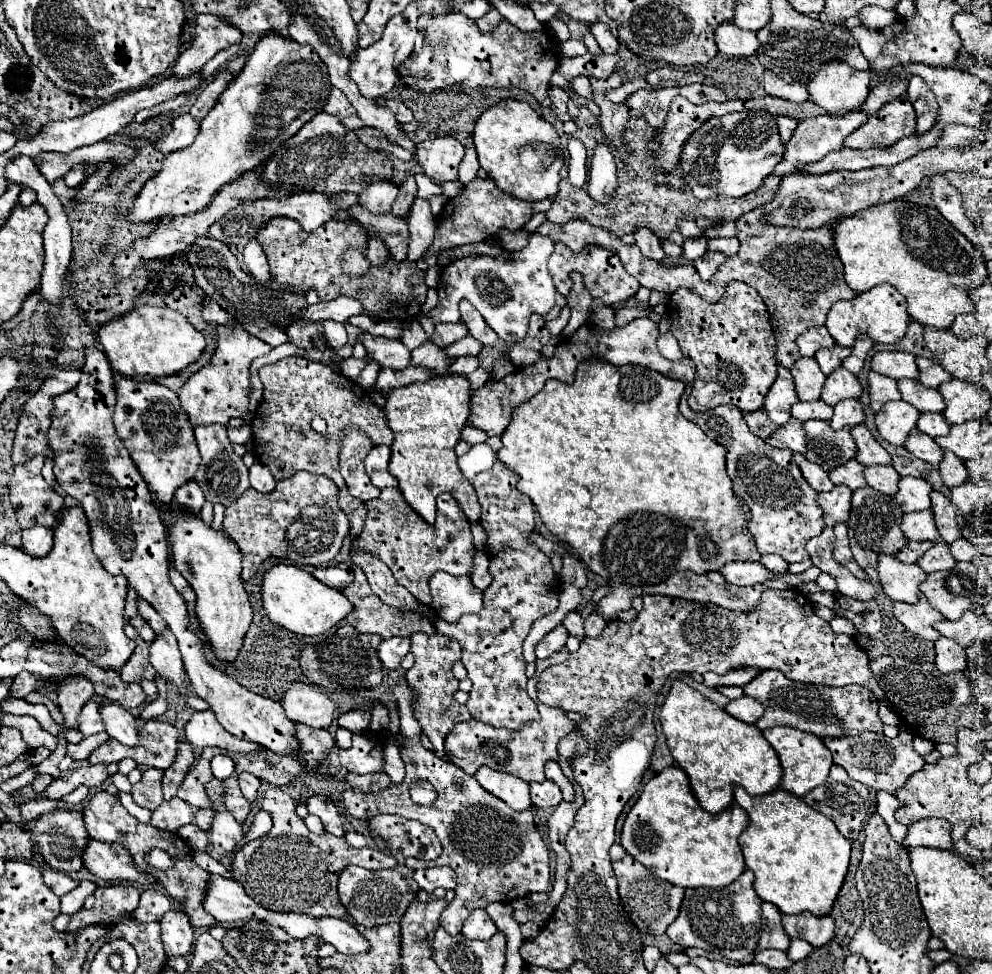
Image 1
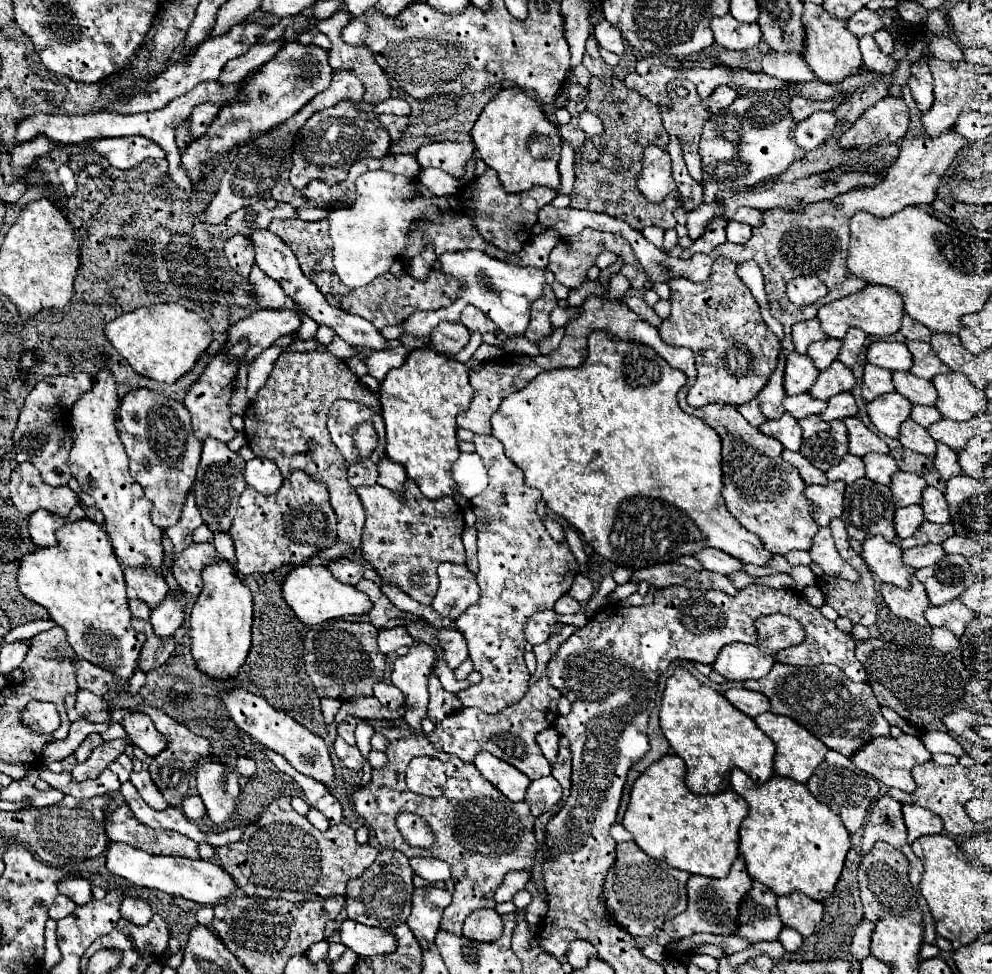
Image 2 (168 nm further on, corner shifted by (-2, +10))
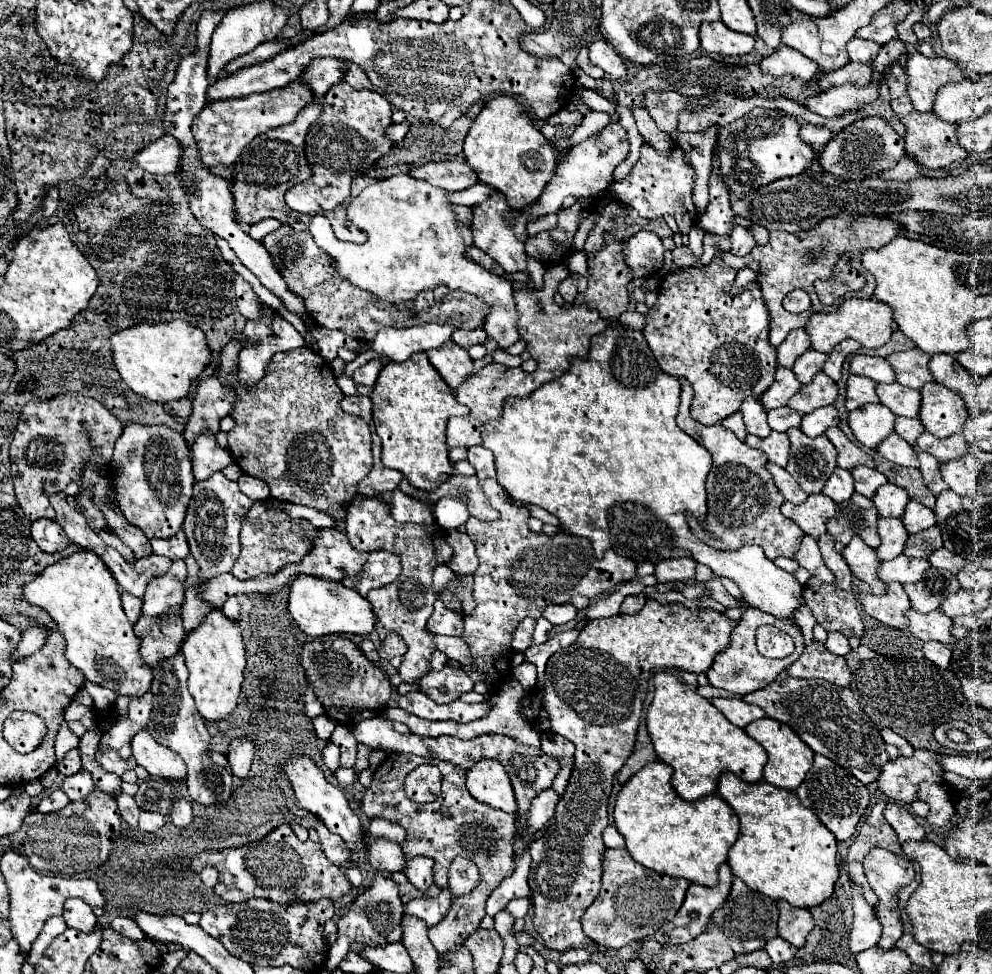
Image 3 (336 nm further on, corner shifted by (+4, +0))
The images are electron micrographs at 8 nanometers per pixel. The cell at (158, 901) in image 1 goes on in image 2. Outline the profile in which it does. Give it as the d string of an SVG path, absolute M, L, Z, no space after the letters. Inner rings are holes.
M124 898L122 906L120 906L120 914L124 920L128 920L136 926L144 926L152 918L152 908L142 898Z

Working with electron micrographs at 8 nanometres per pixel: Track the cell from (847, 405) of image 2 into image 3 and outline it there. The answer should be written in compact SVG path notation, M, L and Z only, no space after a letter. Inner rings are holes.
M830 404L830 406L822 406L820 410L814 410L810 414L804 414L802 416L802 424L800 424L800 430L810 436L810 438L816 438L820 434L826 432L826 428L830 426L838 426L838 412L836 408Z

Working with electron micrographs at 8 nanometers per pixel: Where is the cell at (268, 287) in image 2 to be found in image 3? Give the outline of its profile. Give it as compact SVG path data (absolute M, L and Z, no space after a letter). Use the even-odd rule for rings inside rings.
M272 308L264 310L262 320L248 320L244 328L242 340L250 344L240 352L240 380L244 384L254 384L262 378L266 362L276 352L292 350L304 346L304 338L288 324L282 316L278 316Z

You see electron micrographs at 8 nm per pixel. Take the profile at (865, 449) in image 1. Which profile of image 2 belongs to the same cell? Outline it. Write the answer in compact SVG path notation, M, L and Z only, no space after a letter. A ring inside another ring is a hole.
M846 418L844 420L846 428L848 428L848 438L850 438L850 452L856 456L866 456L868 452L880 452L880 454L888 454L888 444L878 438L872 430L868 430L864 426L864 422L860 418Z

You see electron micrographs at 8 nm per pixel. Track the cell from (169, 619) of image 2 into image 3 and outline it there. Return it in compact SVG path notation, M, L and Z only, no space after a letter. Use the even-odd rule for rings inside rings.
M174 560L170 570L162 578L154 578L144 594L142 614L162 616L168 608L180 608L184 600L182 582L186 582L186 564L184 560Z

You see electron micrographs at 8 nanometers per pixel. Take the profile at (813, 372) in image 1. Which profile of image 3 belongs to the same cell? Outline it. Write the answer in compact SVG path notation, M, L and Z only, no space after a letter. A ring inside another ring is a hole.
M778 366L776 374L774 374L774 384L760 396L760 402L762 402L764 410L786 406L788 398L794 396L800 388L802 388L802 384L798 384L792 370Z

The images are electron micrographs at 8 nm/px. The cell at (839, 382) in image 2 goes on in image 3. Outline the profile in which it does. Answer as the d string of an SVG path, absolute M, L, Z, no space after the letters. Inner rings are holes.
M818 372L814 376L814 380L806 386L802 386L790 400L788 400L788 406L800 414L806 414L806 412L812 412L820 406L828 406L836 400L838 396L838 388L836 388L836 382L830 380L824 372Z

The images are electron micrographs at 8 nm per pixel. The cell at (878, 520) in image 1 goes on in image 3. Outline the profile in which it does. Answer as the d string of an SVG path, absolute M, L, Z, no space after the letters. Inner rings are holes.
M852 494L850 502L842 502L836 506L834 518L828 522L828 532L836 542L844 546L852 540L852 536L860 536L870 548L880 546L880 538L876 532L878 512L874 502L862 494Z

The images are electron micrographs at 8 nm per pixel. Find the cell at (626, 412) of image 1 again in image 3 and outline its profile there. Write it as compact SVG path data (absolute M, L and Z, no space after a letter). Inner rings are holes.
M610 322L610 326L592 338L592 344L590 344L590 352L588 352L588 358L582 360L582 358L574 358L570 362L570 370L566 374L562 374L560 378L540 386L538 390L534 390L530 396L518 400L518 398L510 398L504 406L504 414L502 418L498 420L490 420L482 426L482 440L484 440L484 448L492 450L494 456L496 456L496 470L498 470L498 484L506 490L506 494L514 500L520 500L520 502L530 502L530 504L536 504L544 510L548 510L550 514L554 514L562 528L570 534L576 534L576 536L584 536L590 540L590 544L594 546L596 550L596 558L602 558L604 552L610 548L614 550L616 554L620 556L626 556L626 558L632 558L636 560L638 564L642 564L644 560L650 560L650 562L656 562L656 560L666 560L670 558L670 552L672 548L686 548L692 552L694 560L700 562L700 564L706 564L712 568L714 576L718 578L730 578L732 582L738 584L738 588L742 590L742 600L752 606L752 608L758 608L766 614L772 614L780 620L788 620L792 624L794 622L794 612L804 604L804 596L802 596L802 586L798 584L798 580L778 568L772 560L768 560L762 552L760 546L742 546L742 550L736 550L736 552L722 552L722 550L716 550L716 548L710 548L708 544L700 542L692 530L688 528L686 524L686 516L684 512L690 510L696 520L702 520L704 514L706 514L706 476L712 468L712 456L706 448L702 448L696 440L692 440L688 434L684 434L678 426L676 426L676 412L678 412L678 402L680 402L680 380L674 378L674 376L668 376L664 374L658 364L656 364L656 358L648 346L648 342L644 340L644 334L640 330L634 330L630 326L624 326L620 322Z

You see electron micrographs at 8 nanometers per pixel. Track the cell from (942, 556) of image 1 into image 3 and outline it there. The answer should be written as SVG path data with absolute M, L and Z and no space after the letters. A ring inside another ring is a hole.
M896 556L894 560L890 562L882 562L880 568L878 568L878 578L882 582L900 582L900 584L906 584L906 582L918 582L922 580L926 568L930 568L928 560L922 560L922 558L910 558L910 556Z

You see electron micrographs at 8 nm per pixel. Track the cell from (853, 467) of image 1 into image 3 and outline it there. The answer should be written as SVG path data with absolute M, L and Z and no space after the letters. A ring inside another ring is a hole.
M836 466L830 480L824 484L822 494L832 498L836 504L842 504L842 502L850 500L850 496L854 494L854 482L852 482L850 470L844 470L844 468Z

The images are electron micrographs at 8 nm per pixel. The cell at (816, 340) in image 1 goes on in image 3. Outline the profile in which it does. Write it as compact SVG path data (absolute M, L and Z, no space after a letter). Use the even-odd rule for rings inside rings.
M798 328L798 330L792 330L786 340L778 346L778 364L782 368L792 368L796 358L800 354L806 352L806 348L810 348L810 340L808 340L808 334L804 328Z

